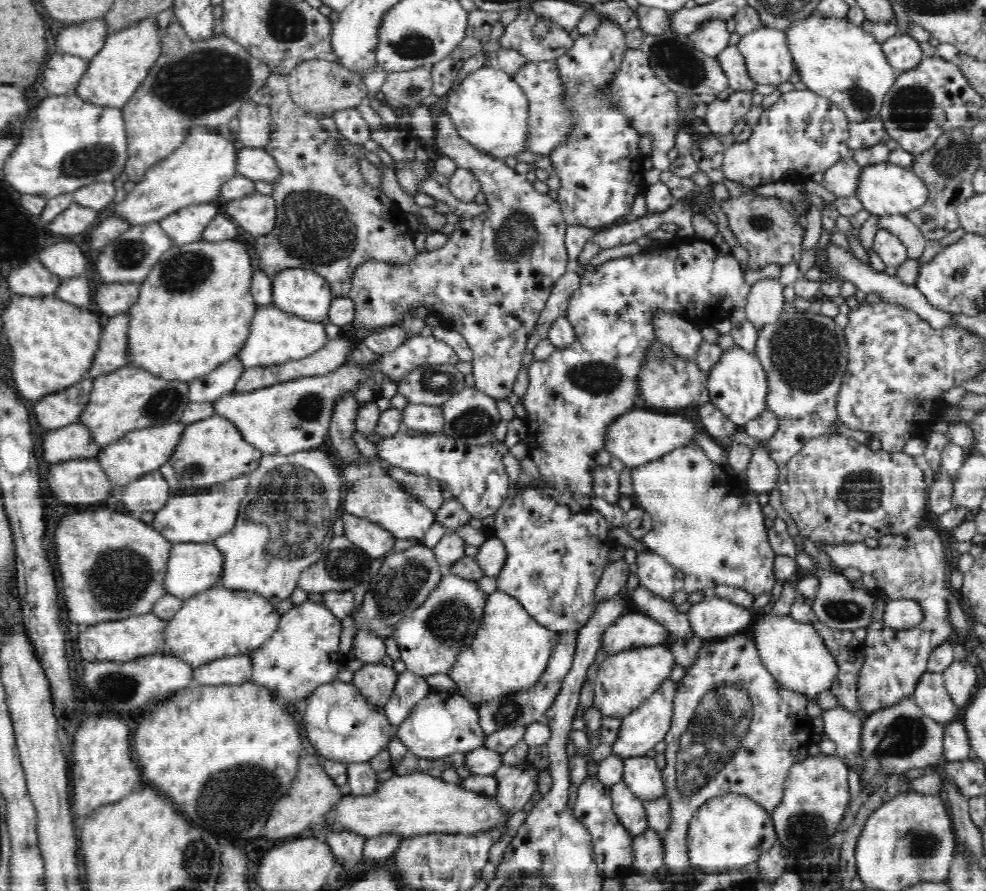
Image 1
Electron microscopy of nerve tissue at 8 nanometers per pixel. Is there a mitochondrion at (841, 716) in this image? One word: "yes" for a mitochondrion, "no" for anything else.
no

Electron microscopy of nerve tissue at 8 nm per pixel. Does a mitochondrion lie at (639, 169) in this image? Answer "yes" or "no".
no

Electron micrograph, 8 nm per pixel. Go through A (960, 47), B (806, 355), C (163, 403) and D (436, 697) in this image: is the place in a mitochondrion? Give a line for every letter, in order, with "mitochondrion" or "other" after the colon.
A: other
B: mitochondrion
C: mitochondrion
D: other

